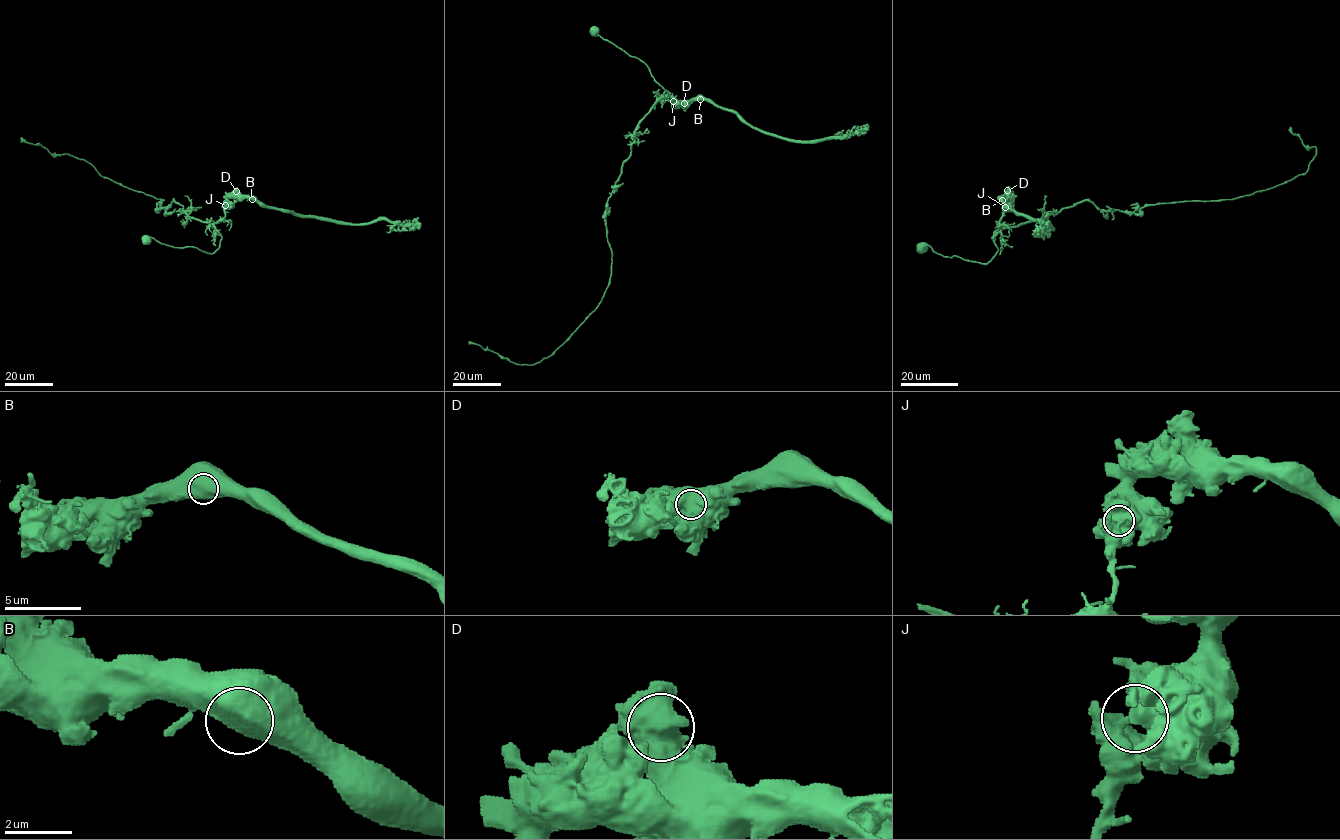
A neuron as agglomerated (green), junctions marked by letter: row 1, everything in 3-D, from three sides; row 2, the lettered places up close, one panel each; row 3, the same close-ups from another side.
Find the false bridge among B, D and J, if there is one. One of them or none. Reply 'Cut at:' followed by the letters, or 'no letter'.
Cut at: J

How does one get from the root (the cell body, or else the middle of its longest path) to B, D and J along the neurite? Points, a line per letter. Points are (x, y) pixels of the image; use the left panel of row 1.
B: (146, 238), (213, 253), (221, 238), (214, 224), (225, 216), (225, 202), (231, 197), (252, 199)
D: (146, 238), (213, 253), (221, 238), (214, 224), (224, 218), (225, 202), (236, 191)
J: (146, 238), (152, 237), (174, 247), (192, 246), (213, 253), (221, 238), (214, 224), (225, 216), (225, 205)

